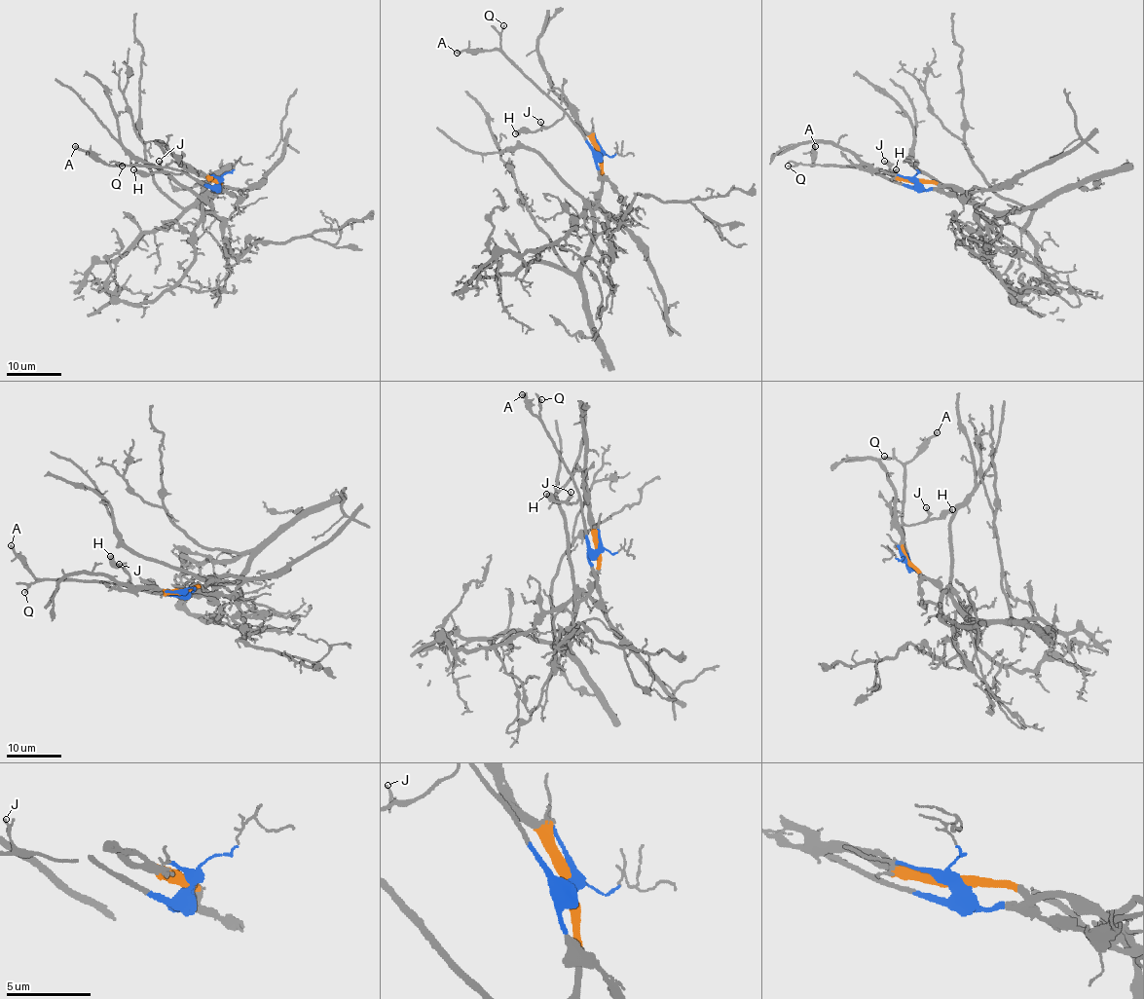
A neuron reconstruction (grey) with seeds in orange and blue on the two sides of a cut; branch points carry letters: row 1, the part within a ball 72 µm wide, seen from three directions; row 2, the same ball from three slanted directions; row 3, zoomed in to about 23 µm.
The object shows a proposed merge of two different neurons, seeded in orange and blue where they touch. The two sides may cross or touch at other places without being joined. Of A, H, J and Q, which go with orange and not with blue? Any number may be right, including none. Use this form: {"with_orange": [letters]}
{"with_orange": []}

